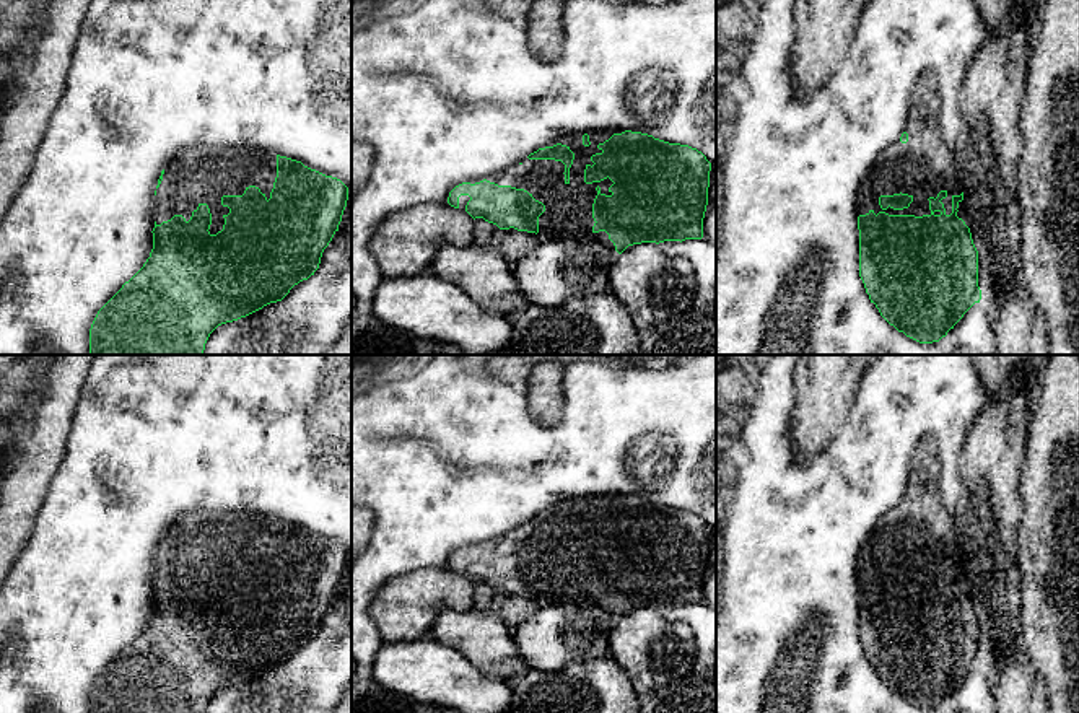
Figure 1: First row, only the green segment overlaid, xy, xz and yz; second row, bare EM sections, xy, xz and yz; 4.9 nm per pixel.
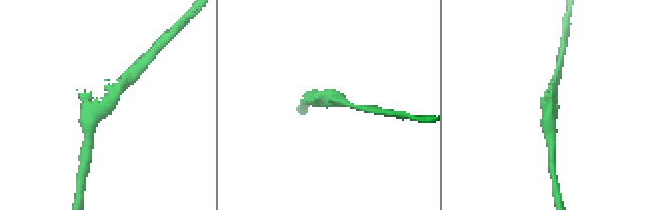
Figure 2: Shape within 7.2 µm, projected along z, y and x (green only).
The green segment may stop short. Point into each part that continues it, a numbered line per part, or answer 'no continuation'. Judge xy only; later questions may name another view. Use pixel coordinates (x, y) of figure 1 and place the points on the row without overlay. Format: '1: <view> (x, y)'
1: xy (200, 539)

